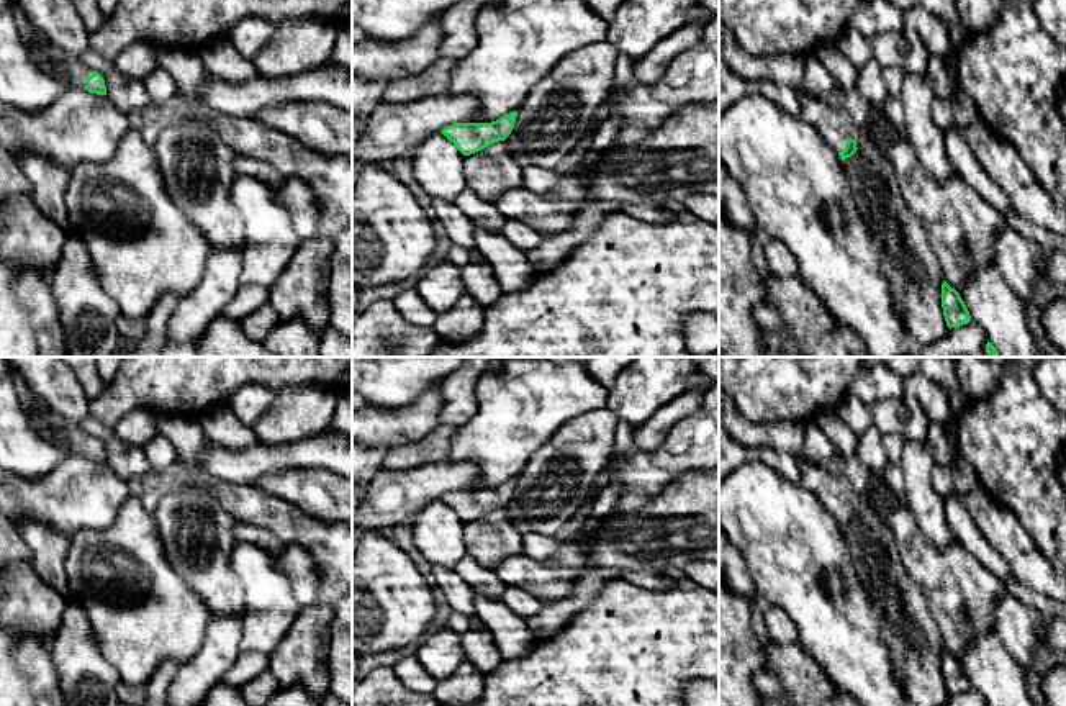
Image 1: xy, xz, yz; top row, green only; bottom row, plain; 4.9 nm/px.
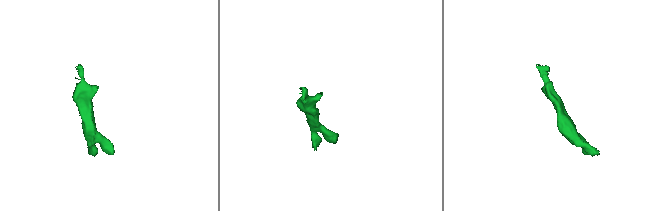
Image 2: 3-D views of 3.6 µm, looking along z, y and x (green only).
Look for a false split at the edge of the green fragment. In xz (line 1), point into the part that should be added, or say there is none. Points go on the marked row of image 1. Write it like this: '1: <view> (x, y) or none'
1: none

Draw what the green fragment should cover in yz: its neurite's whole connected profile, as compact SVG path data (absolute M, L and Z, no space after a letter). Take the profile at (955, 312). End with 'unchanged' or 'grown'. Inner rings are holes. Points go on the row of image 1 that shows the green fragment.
M945 280L942 283L940 296L942 296L943 316L950 329L960 328L971 321L969 311L964 301L961 300L960 293L955 288L951 288Z; unchanged

